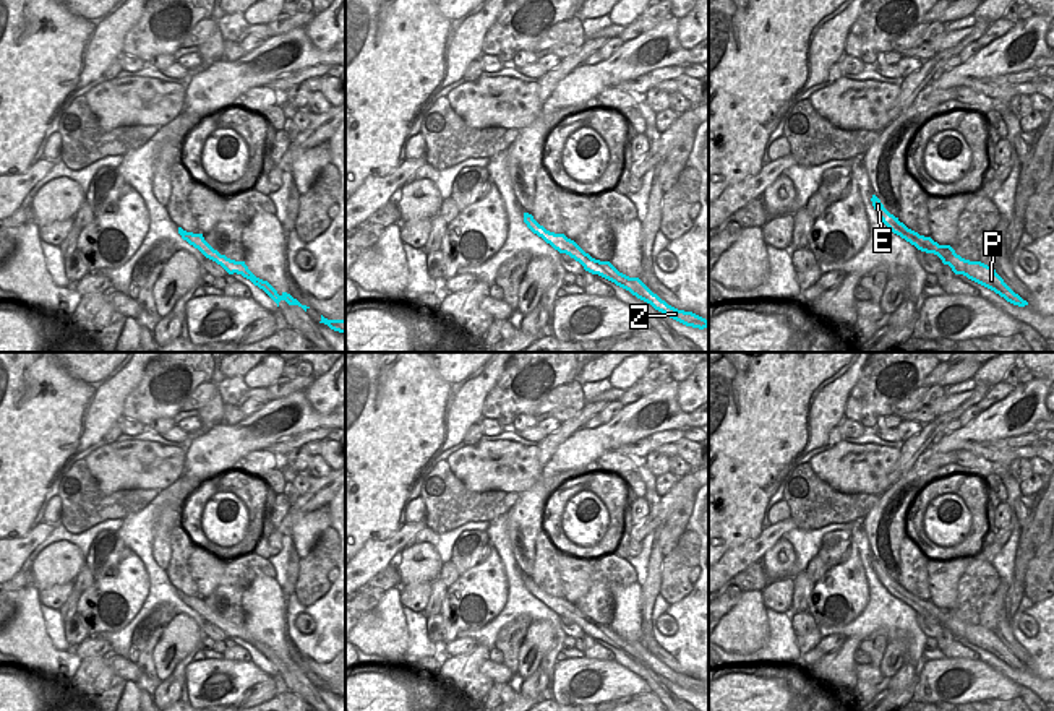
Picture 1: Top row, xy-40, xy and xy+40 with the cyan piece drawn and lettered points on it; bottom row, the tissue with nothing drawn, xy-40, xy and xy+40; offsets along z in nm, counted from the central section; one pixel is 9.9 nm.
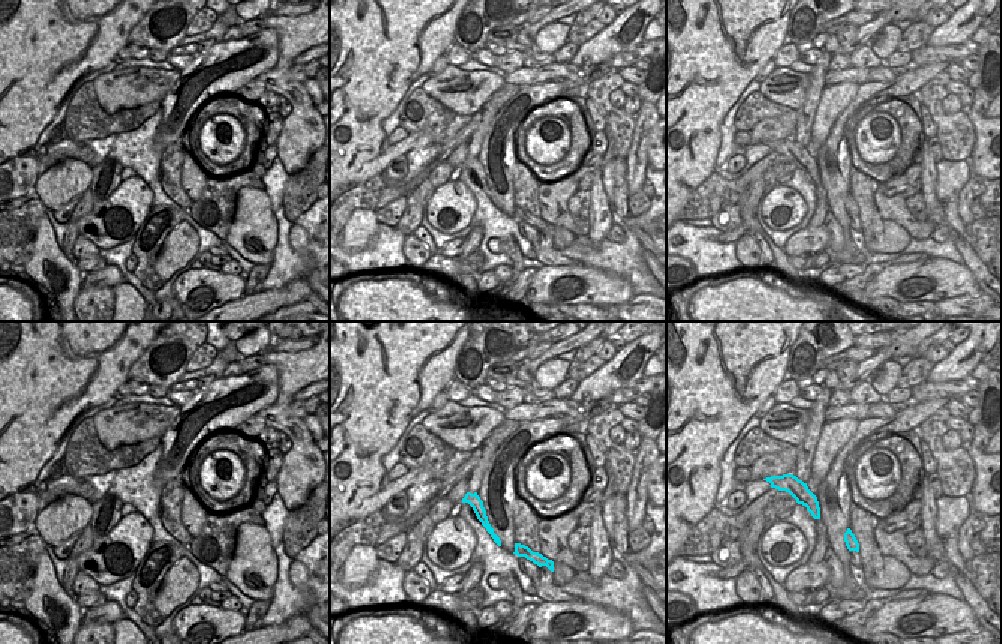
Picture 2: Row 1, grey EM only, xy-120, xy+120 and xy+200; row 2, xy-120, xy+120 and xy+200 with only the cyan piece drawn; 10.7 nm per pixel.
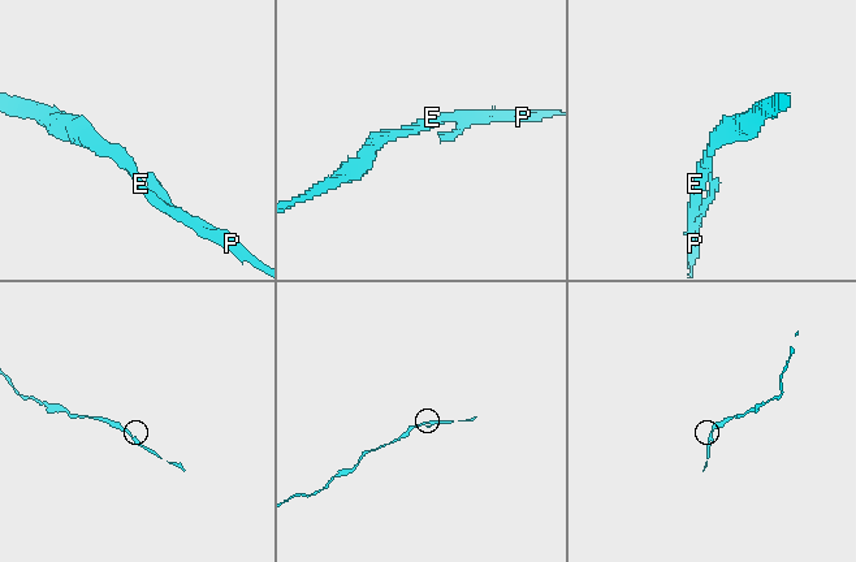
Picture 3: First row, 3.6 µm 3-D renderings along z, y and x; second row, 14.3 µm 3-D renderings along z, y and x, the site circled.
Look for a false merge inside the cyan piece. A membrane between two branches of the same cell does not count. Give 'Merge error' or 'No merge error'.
Merge error

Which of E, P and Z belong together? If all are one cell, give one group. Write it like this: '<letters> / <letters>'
E / P Z

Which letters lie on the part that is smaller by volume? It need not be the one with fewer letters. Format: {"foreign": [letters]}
{"foreign": ["P", "Z"]}

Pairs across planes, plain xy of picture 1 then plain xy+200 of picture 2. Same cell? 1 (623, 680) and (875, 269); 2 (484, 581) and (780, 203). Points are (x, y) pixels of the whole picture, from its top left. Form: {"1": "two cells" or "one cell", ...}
{"1": "two cells", "2": "one cell"}

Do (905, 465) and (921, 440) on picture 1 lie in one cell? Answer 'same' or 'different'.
same

